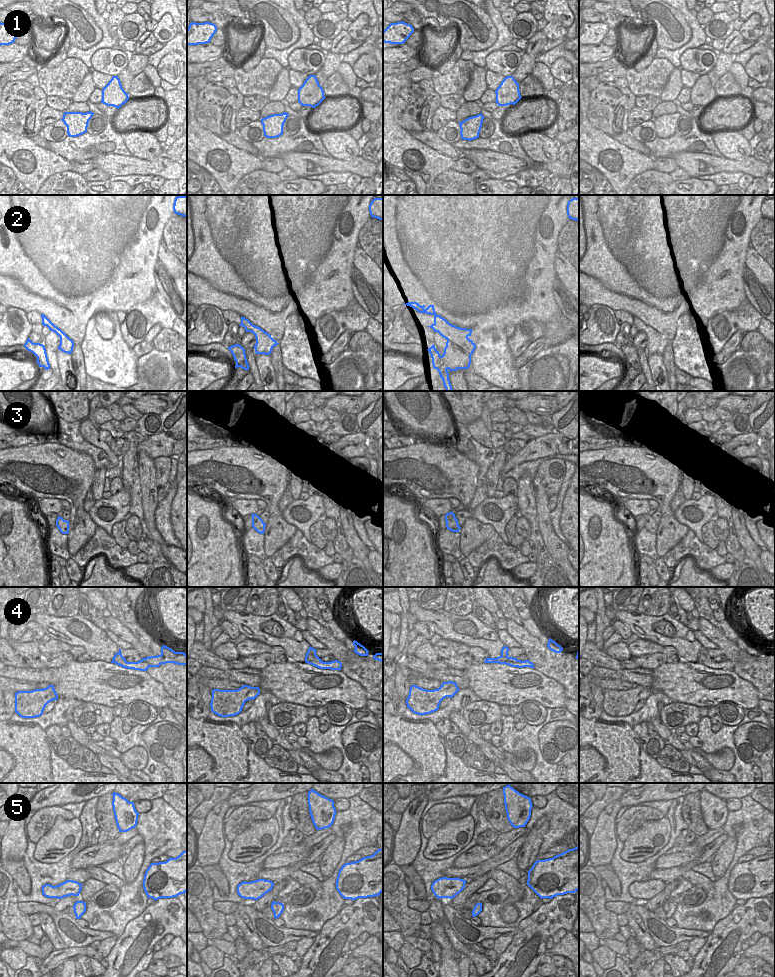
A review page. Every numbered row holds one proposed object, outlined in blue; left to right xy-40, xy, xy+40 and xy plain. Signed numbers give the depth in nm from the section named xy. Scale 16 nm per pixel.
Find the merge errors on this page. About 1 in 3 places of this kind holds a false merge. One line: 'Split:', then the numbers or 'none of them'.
Split: 4.

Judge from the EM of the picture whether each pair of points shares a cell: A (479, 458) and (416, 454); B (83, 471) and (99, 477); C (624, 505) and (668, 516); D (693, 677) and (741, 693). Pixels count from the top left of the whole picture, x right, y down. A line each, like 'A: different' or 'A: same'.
A: different
B: different
C: different
D: same

